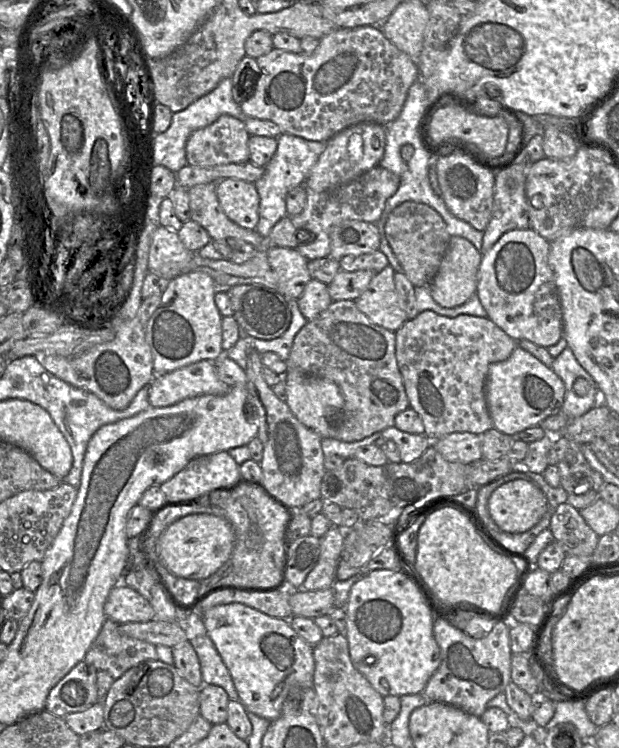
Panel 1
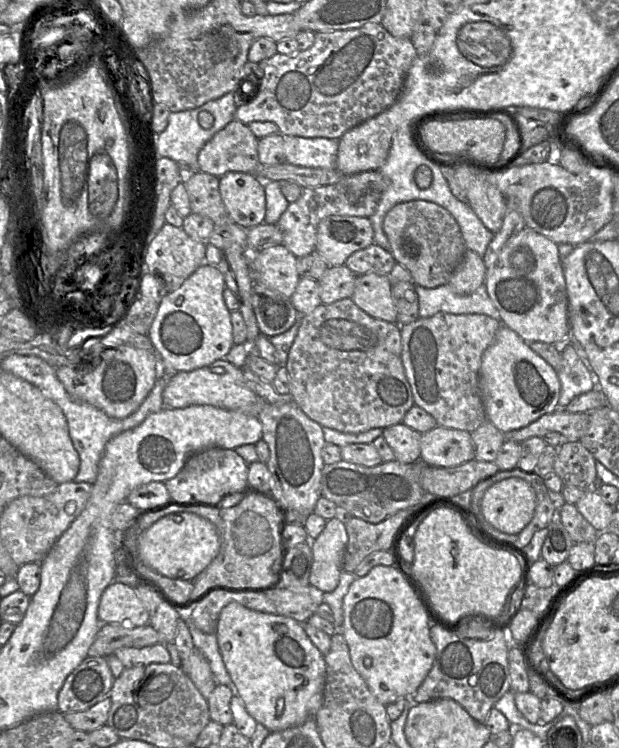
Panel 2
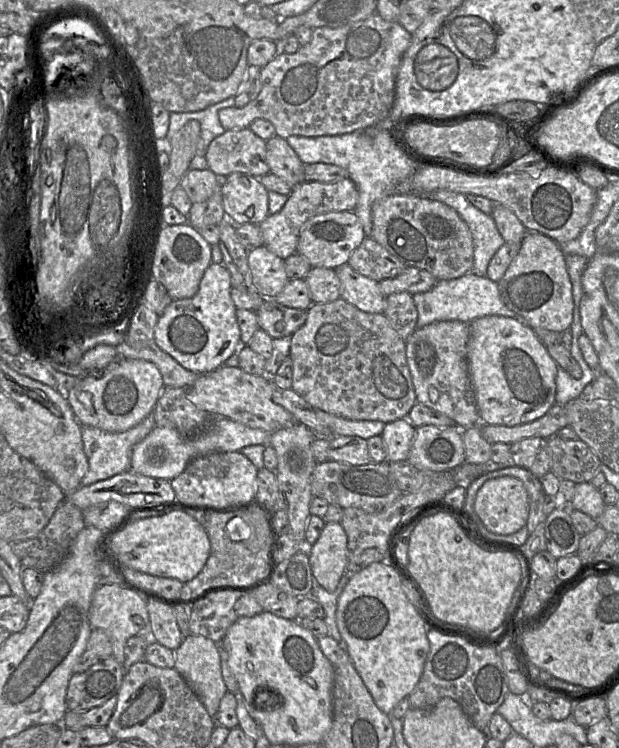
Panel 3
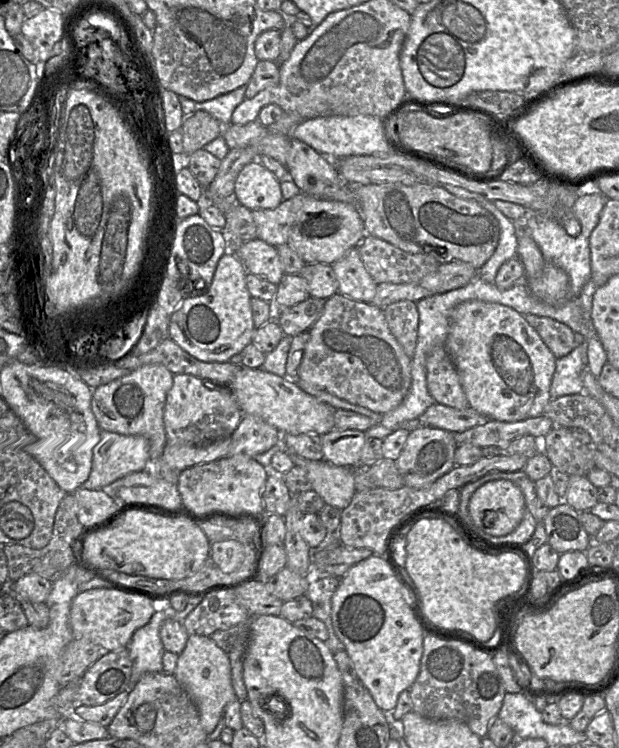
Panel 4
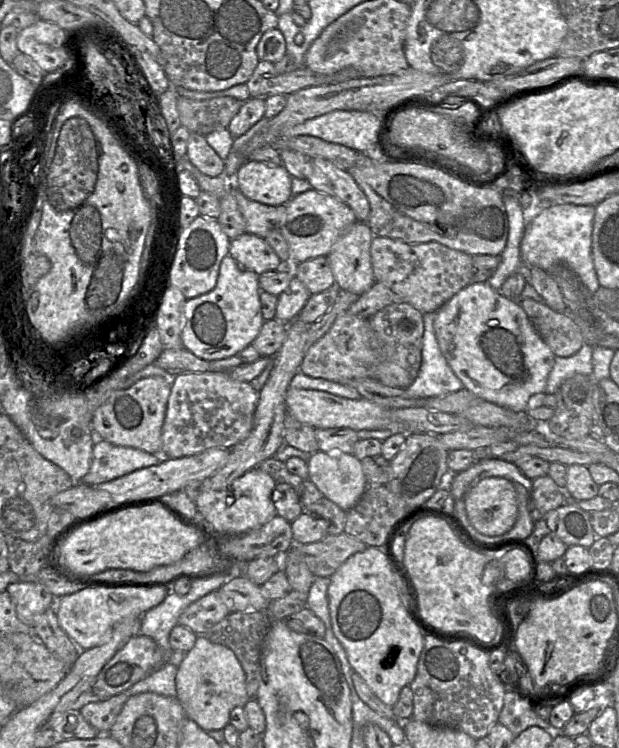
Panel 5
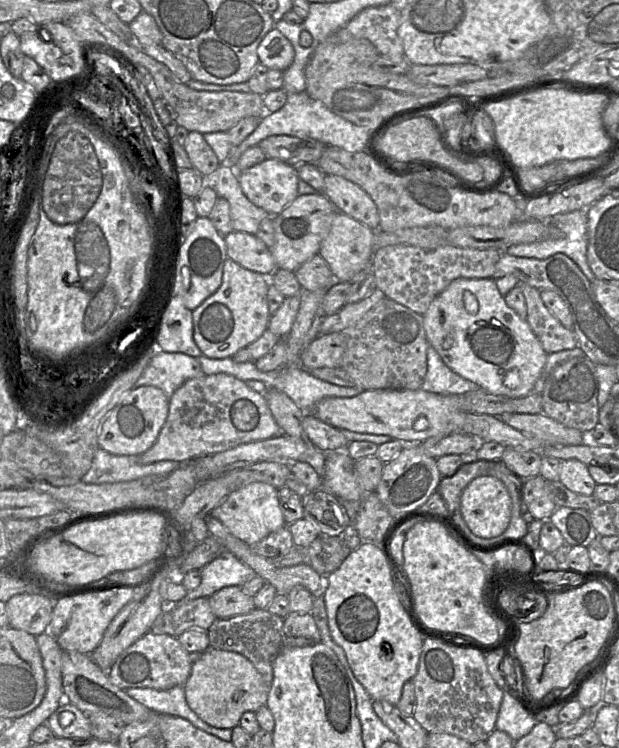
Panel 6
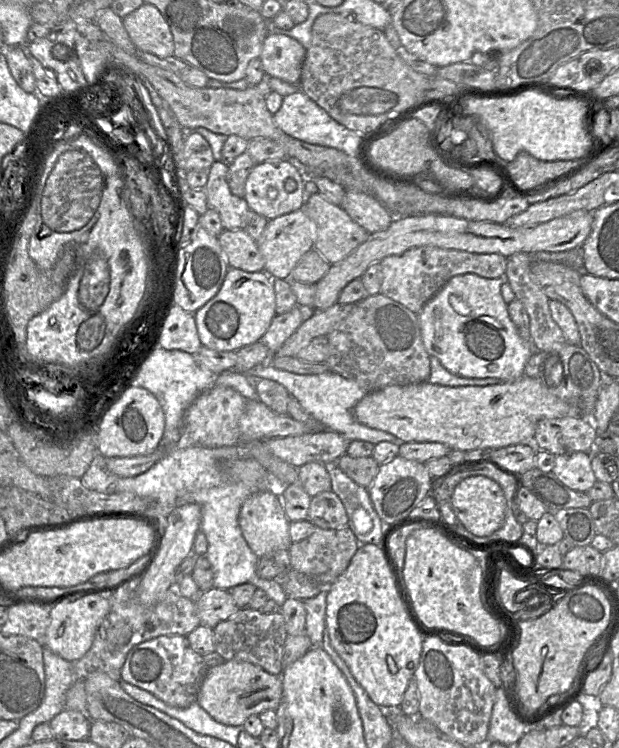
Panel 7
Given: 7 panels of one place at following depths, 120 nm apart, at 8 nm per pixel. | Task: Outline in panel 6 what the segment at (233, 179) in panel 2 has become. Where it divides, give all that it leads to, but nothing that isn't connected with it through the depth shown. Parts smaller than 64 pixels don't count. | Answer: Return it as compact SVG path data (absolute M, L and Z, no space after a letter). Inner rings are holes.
M271 158L238 173L243 194L269 216L277 216L299 196L299 180L296 168Z

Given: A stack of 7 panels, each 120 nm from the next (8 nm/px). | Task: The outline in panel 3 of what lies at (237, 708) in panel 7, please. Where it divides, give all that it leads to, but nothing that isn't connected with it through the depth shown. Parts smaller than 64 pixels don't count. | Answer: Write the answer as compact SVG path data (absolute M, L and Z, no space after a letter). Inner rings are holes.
M190 634L184 637L180 647L175 650L174 668L202 702L208 714L215 719L220 701L228 691L222 678L218 645L200 635Z

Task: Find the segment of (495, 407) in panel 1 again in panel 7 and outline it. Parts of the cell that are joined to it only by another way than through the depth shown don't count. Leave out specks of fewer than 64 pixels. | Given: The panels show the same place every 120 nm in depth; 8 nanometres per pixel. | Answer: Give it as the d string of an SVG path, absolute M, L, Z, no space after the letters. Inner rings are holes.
M473 273L457 275L442 286L418 313L422 341L427 353L436 357L454 375L464 378L497 378L514 381L524 375L525 365L534 353L531 341L523 340L508 314L501 294L504 279L488 279Z

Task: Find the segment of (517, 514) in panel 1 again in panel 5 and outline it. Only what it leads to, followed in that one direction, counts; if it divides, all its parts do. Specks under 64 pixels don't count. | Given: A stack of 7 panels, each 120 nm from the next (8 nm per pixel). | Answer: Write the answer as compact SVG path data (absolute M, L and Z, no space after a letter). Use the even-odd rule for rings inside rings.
M486 477L465 498L470 524L485 536L509 532L517 520L517 497L513 483L502 477Z

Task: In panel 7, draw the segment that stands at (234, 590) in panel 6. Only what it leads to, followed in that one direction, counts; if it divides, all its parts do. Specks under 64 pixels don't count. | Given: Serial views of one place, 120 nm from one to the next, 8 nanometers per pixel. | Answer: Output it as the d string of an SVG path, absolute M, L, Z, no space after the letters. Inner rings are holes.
M216 588L200 593L195 599L195 606L200 625L211 629L240 610L229 591Z

